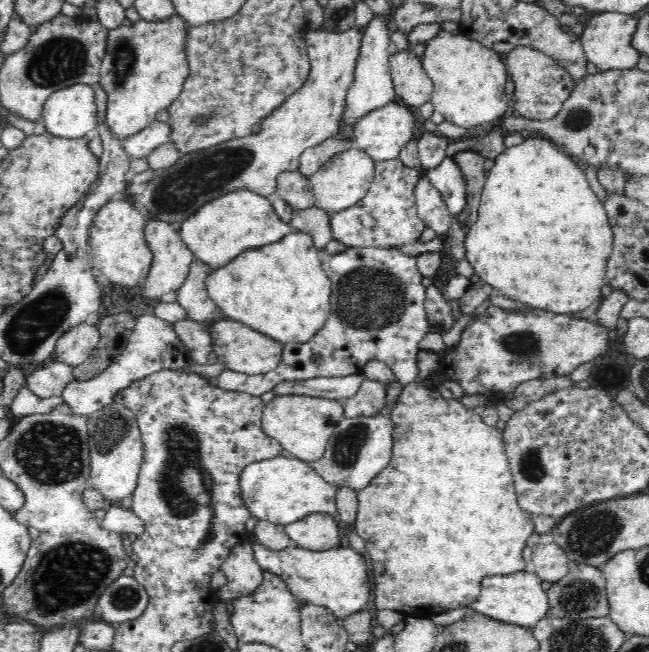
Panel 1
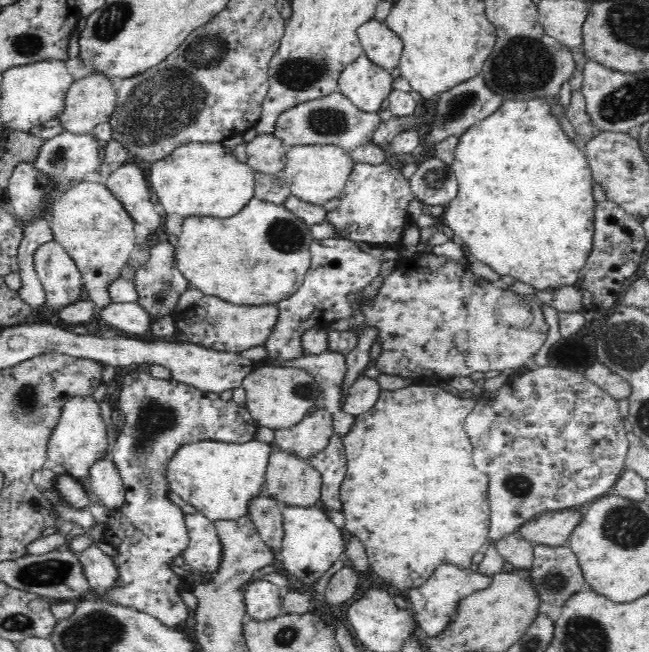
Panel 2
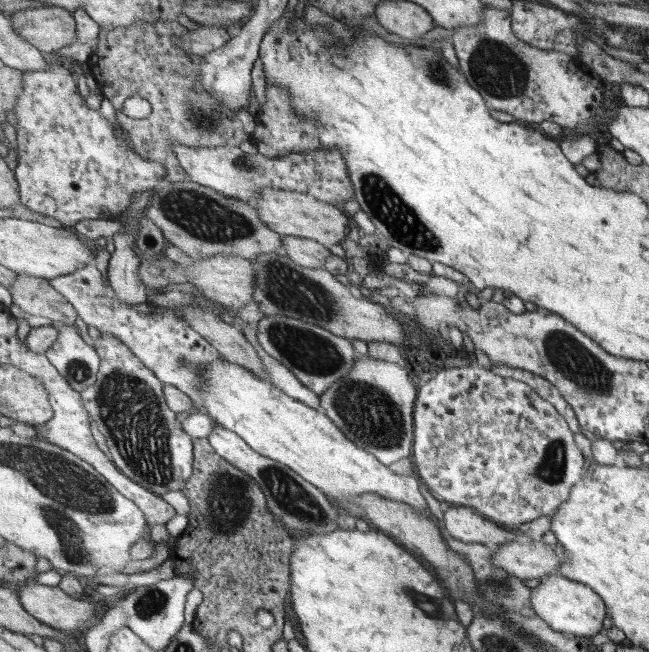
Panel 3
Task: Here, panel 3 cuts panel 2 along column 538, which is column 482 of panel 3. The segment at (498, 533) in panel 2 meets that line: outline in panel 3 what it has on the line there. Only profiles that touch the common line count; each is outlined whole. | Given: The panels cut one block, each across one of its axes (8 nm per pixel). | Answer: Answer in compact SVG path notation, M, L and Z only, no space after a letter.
M472 364L468 367L453 367L451 370L439 372L433 380L433 392L427 394L427 386L424 384L417 394L417 403L414 410L414 435L413 464L422 479L429 488L434 498L443 506L463 506L474 508L479 514L484 515L491 522L503 525L507 528L517 529L521 525L536 521L538 518L555 513L558 508L571 498L572 488L584 477L585 454L575 442L575 432L568 424L568 420L557 410L551 402L541 398L537 391L533 391L529 383L518 381L516 378L505 378L498 375L493 369Z

